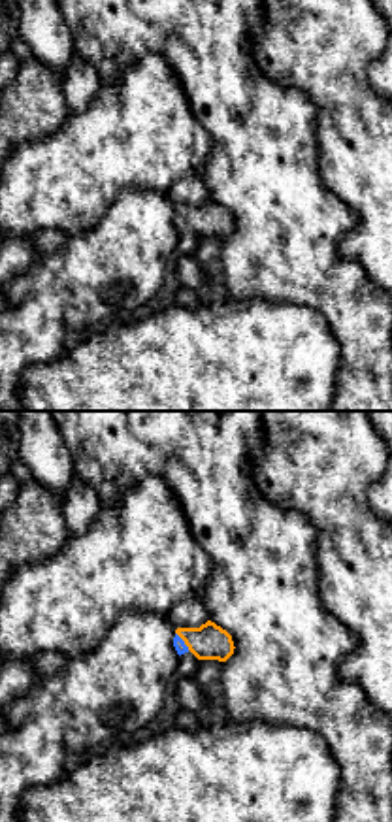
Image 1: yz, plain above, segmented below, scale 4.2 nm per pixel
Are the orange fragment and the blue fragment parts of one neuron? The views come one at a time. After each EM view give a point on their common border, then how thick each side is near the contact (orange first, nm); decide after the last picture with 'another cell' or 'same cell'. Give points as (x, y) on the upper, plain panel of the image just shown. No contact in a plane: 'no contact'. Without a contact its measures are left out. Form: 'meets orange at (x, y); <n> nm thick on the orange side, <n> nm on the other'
meets orange at (183, 217); 160 nm thick on the orange side, 50 nm on the other

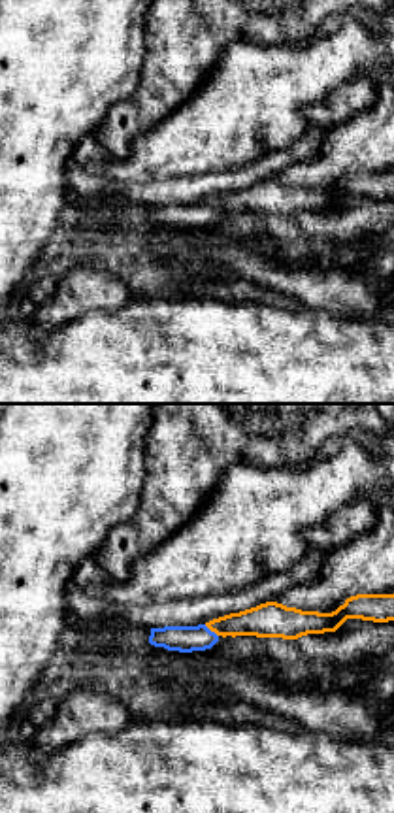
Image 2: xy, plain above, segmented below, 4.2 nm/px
meets orange at (212, 208); 150 nm thick on the orange side, 110 nm on the other

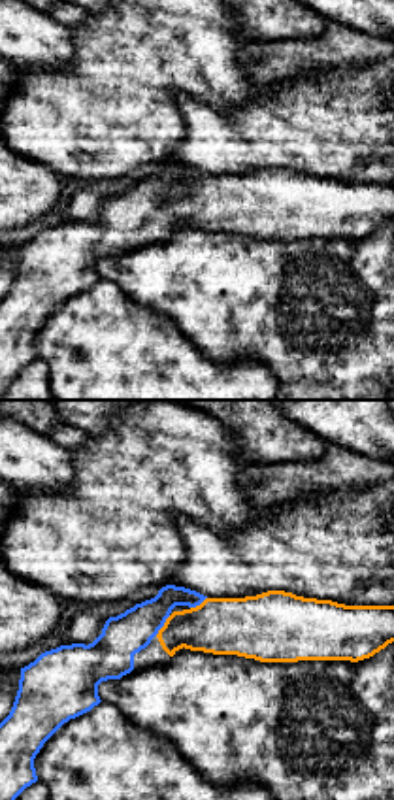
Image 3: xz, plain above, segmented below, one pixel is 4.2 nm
meets orange at (164, 202); 240 nm thick on the orange side, 180 nm on the other

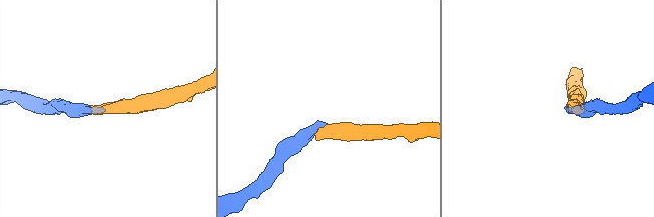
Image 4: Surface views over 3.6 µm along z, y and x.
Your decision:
same cell

